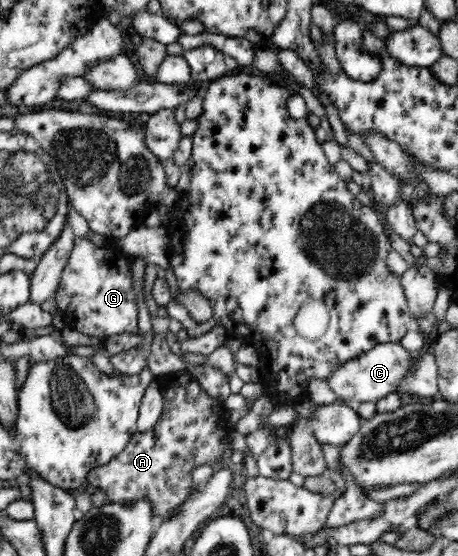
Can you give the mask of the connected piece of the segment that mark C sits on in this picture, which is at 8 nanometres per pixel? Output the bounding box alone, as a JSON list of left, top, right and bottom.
[326,342,414,406]

